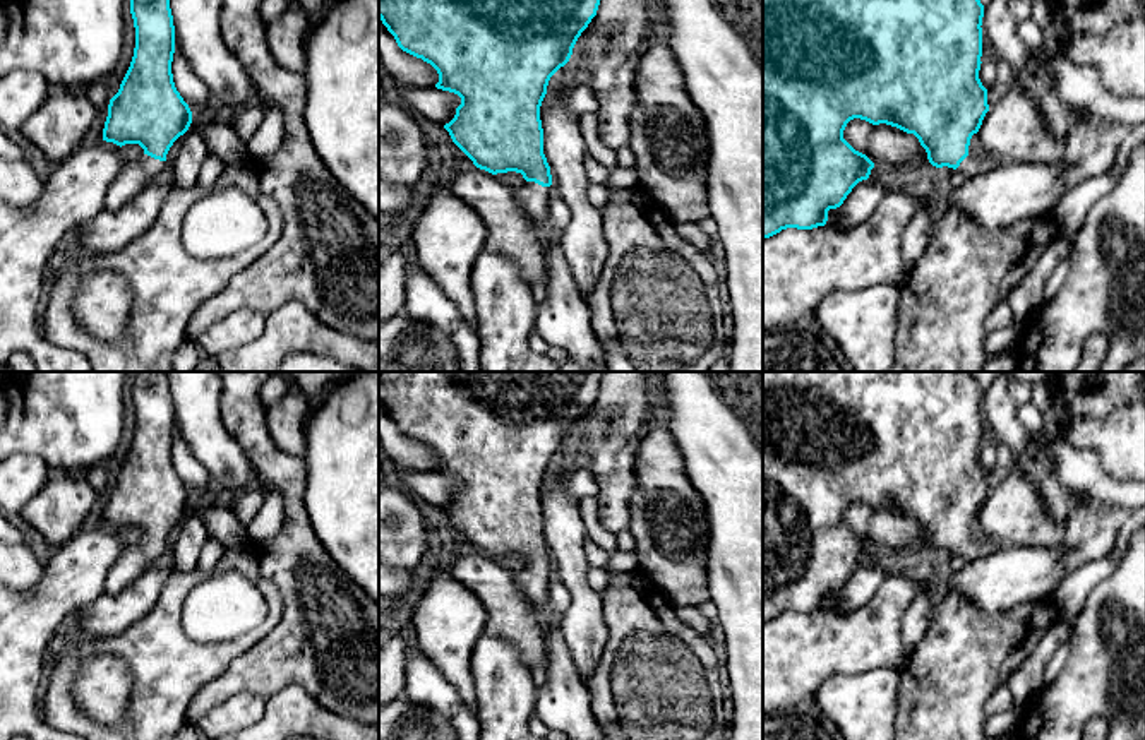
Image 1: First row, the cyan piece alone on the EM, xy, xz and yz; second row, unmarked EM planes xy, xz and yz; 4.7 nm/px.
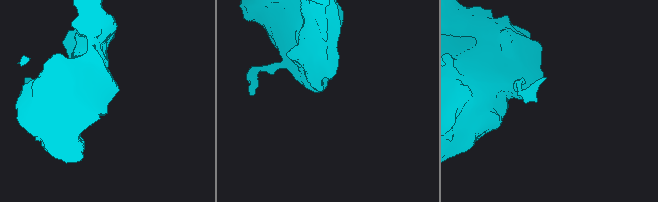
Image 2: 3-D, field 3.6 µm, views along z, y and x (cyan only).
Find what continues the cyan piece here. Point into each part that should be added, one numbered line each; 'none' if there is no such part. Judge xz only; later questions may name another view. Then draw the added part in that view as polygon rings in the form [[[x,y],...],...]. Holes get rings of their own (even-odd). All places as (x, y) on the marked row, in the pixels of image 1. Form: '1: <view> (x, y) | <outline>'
1: xz (533, 199) | [[[525,180],[511,192],[533,224],[543,226],[547,223],[550,206],[550,187],[542,187],[535,182]]]

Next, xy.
1: xy (134, 177) | [[[142,154],[135,161],[125,164],[122,171],[115,176],[105,195],[106,209],[118,209],[127,200],[135,197],[141,190],[149,187],[149,182],[161,173],[166,161],[154,159]]]

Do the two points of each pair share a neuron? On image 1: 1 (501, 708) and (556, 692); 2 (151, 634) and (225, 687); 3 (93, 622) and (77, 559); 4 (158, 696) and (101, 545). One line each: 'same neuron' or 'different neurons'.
1: different neurons
2: different neurons
3: different neurons
4: different neurons

